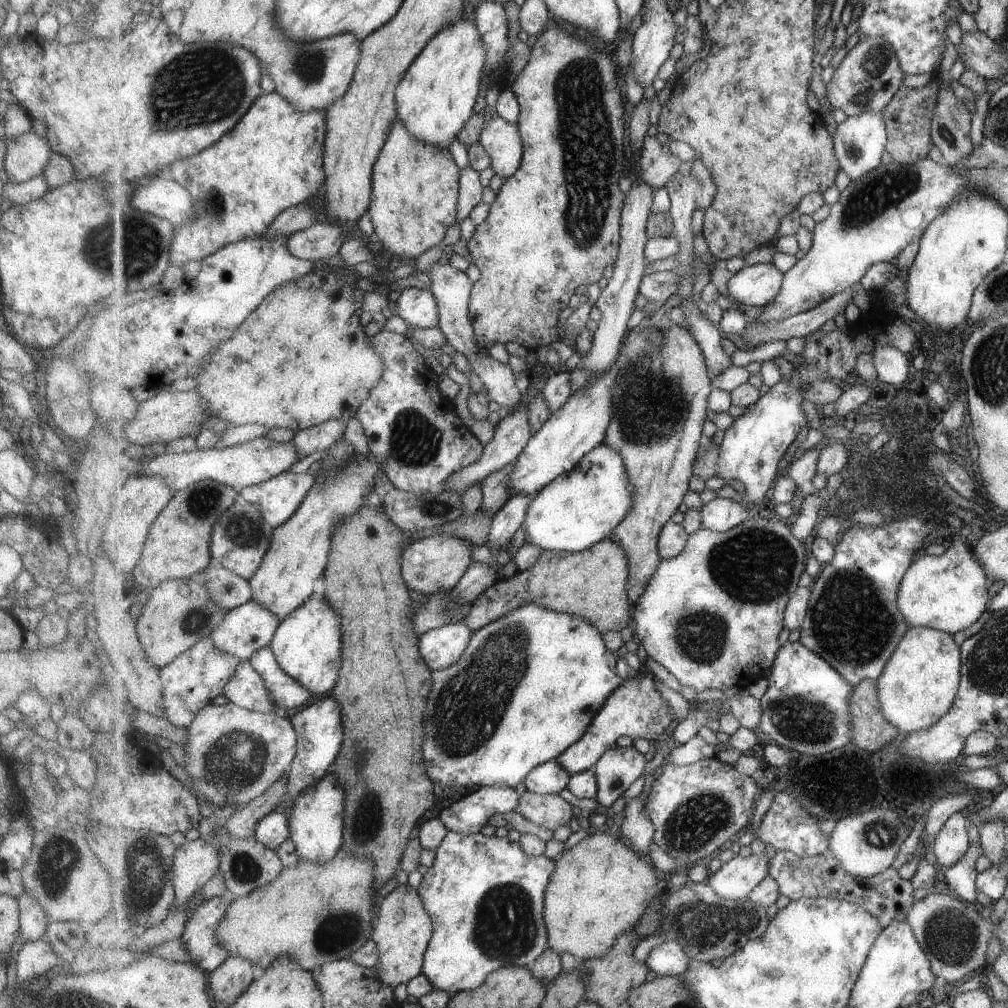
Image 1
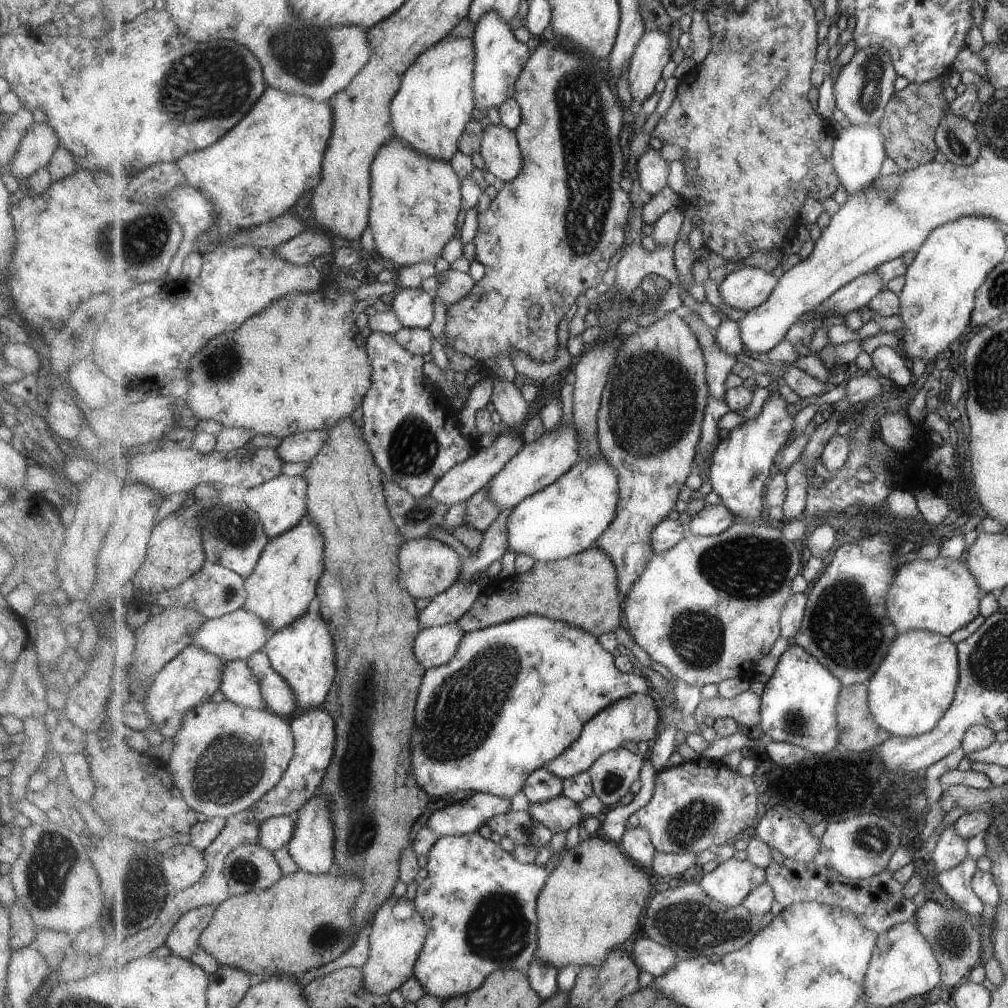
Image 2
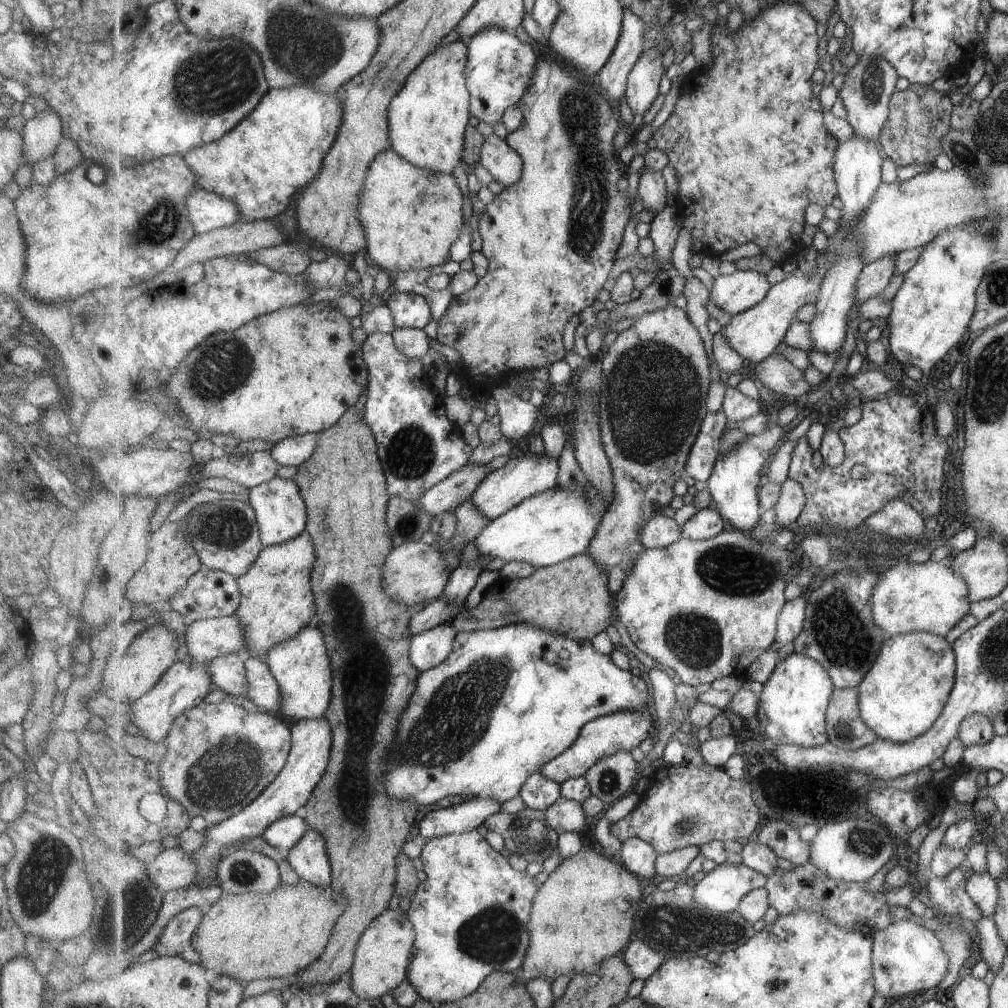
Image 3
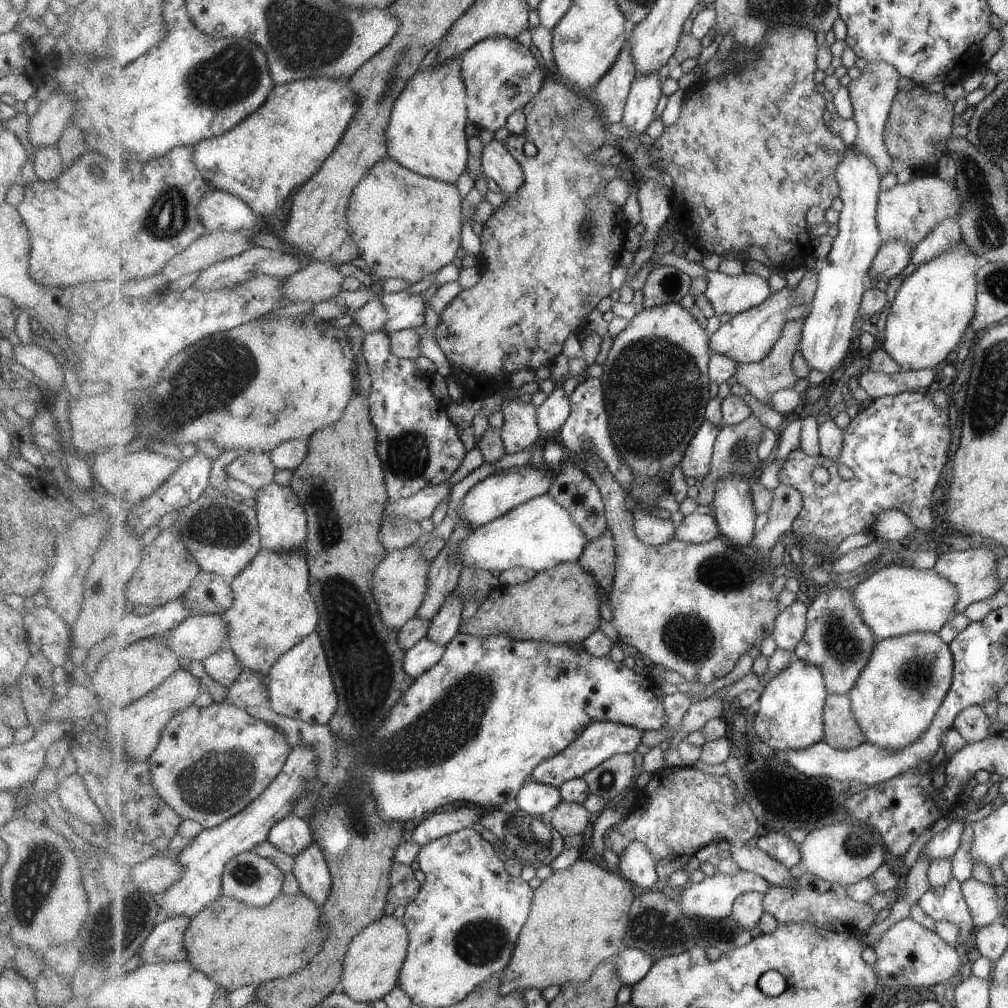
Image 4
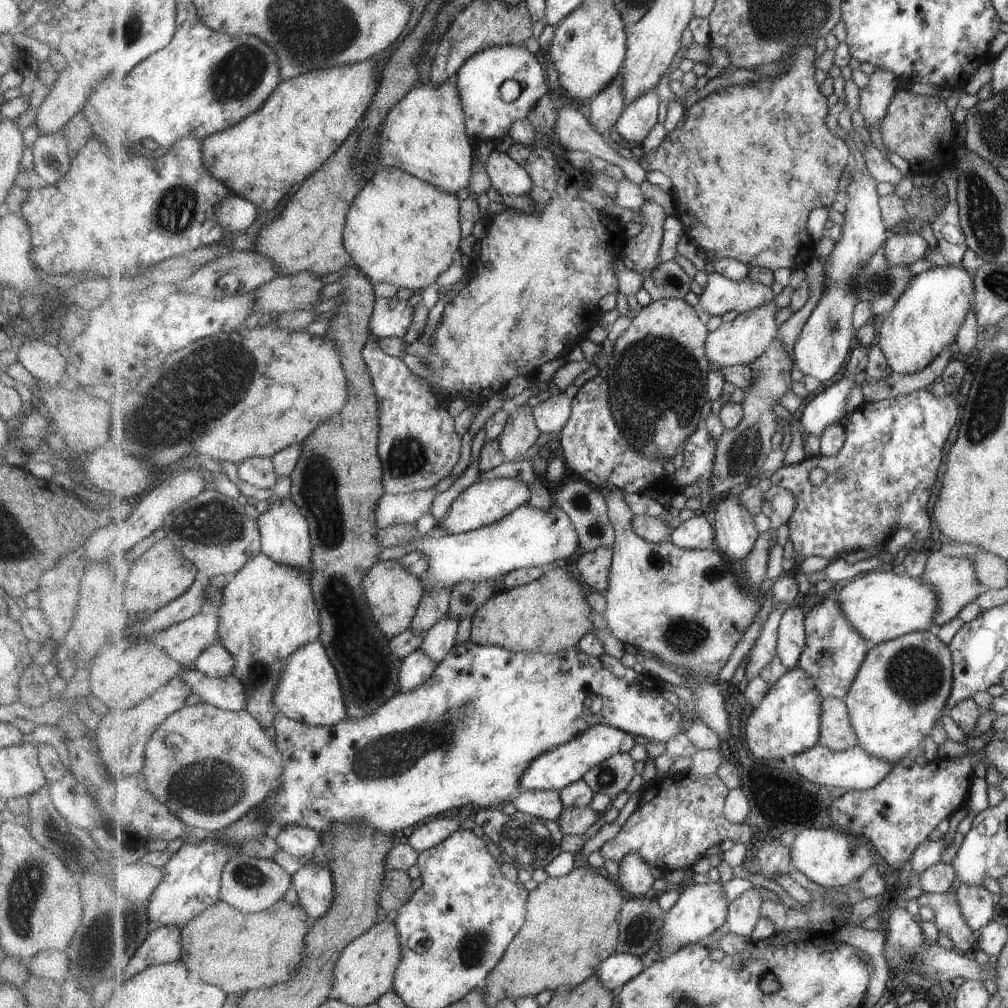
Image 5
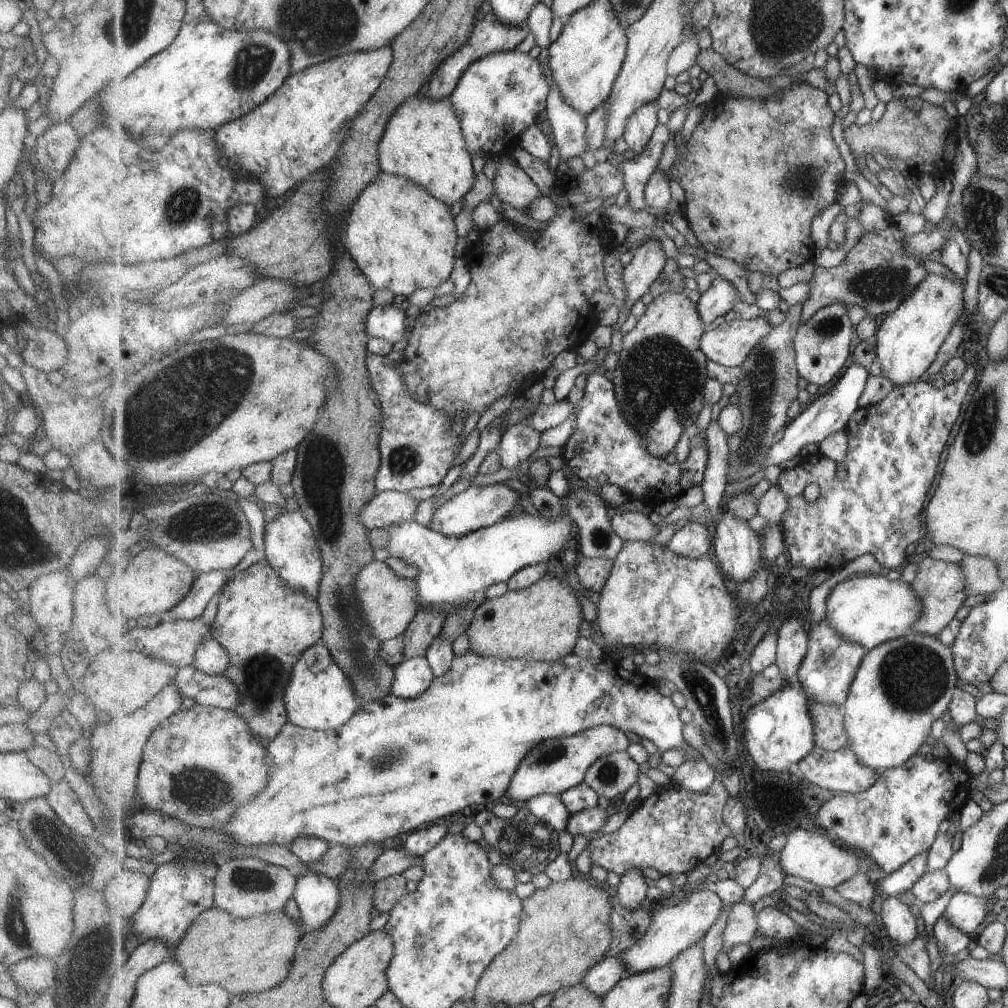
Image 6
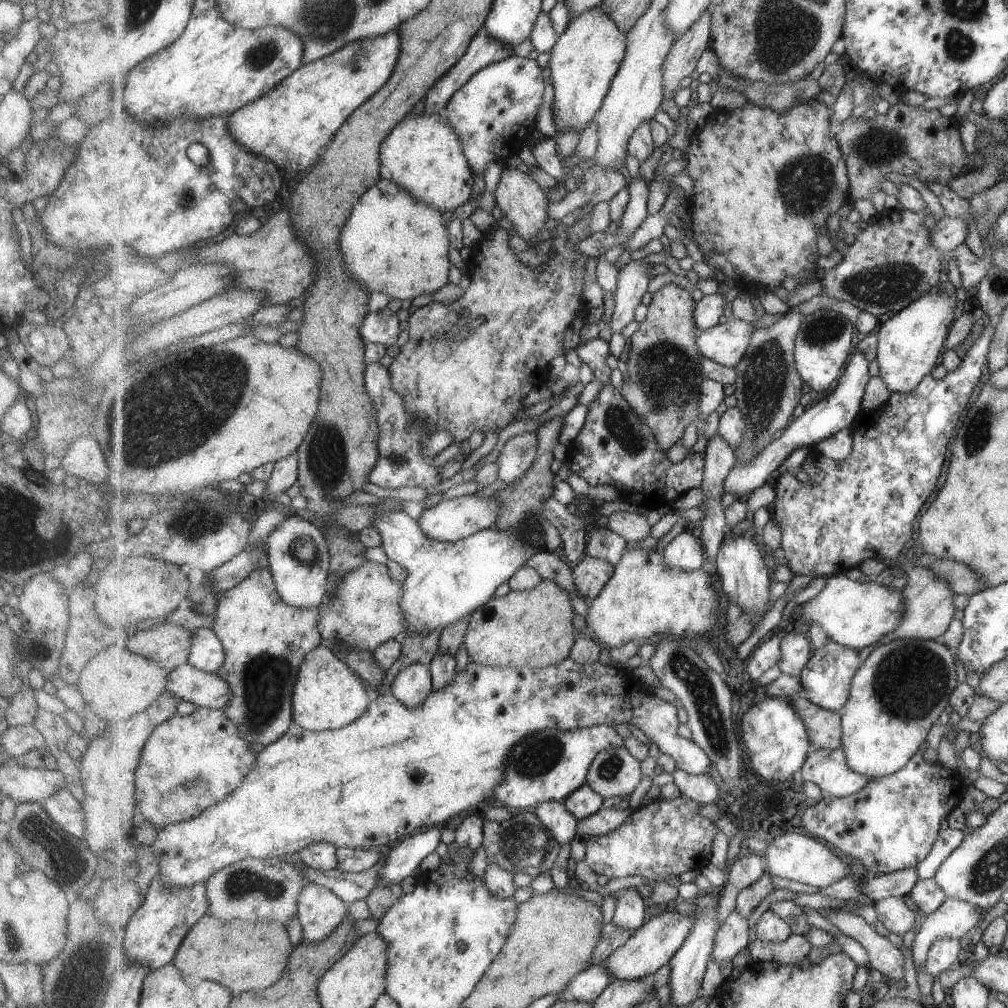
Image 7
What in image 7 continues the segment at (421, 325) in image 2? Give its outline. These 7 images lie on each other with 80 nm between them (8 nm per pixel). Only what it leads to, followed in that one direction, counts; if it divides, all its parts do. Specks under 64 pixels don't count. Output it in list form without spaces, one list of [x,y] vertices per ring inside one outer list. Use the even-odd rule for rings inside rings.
[[[388,307],[369,313],[362,326],[366,344],[382,344],[386,347],[399,344],[405,338],[405,332],[406,325],[399,318],[397,310]]]

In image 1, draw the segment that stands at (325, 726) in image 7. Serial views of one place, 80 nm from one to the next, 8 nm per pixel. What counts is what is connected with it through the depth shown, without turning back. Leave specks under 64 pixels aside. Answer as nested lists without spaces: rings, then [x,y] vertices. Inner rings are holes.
[[[319,590],[299,610],[283,619],[270,645],[279,666],[301,682],[313,695],[323,696],[335,689],[343,664],[343,634],[341,618]]]

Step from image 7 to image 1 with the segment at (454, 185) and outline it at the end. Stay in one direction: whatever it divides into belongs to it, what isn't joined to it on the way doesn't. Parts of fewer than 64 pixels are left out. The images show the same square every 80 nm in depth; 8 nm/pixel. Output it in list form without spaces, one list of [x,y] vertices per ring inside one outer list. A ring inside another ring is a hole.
[[[461,16],[429,42],[407,70],[396,91],[398,119],[421,142],[449,148],[475,112],[481,92],[481,74],[487,62],[487,48],[477,30],[475,18]]]

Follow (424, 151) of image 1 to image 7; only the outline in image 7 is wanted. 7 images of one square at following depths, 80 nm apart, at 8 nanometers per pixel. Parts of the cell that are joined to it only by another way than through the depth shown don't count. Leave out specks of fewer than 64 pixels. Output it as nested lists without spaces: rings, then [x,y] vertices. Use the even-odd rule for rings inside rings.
[[[382,176],[354,206],[340,245],[348,269],[369,294],[382,292],[402,301],[435,292],[449,282],[449,230],[442,210]]]

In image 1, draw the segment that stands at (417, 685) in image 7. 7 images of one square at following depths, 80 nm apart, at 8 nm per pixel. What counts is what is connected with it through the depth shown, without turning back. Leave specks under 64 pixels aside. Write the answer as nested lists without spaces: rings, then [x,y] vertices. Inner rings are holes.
[[[445,624],[440,628],[427,630],[419,640],[423,660],[432,671],[445,670],[461,661],[474,632],[463,624]]]

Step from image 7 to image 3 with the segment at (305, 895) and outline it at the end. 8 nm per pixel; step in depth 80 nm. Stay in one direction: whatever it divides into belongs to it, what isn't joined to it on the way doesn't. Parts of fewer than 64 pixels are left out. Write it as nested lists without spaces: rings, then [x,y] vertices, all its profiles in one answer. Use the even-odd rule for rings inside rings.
[[[308,820],[307,824],[308,827],[303,838],[287,854],[287,860],[295,867],[295,870],[303,880],[329,889],[332,886],[333,870],[326,838],[321,831],[309,825]]]

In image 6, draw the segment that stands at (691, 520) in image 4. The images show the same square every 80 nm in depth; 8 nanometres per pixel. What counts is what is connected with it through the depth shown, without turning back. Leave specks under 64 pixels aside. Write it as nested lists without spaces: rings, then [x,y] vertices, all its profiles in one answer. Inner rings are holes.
[[[702,520],[688,521],[673,534],[667,546],[677,554],[696,559],[711,552],[715,540],[709,528],[706,528]]]

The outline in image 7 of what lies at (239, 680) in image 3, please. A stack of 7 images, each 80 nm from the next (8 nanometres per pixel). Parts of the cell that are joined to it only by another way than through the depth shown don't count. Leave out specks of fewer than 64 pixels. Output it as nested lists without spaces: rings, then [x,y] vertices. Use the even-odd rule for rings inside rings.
[[[213,628],[199,629],[194,636],[194,645],[189,657],[198,669],[218,673],[226,661],[226,650]]]

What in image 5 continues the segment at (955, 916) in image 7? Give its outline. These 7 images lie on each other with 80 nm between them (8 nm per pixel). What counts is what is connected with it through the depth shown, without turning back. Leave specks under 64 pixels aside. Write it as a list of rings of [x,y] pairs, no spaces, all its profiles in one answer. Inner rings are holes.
[[[961,882],[956,895],[967,922],[976,933],[987,926],[999,911],[998,904],[993,900],[993,893],[983,885]]]

